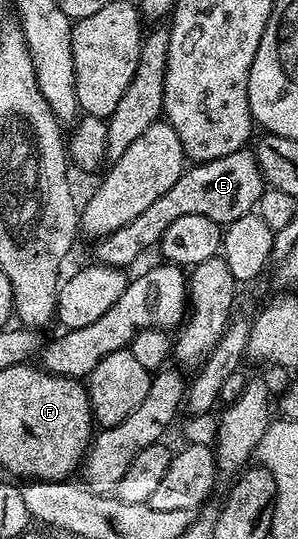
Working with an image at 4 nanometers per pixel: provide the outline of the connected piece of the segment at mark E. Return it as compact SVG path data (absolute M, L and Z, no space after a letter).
M244 148L233 152L229 156L221 156L217 160L196 162L184 169L183 175L165 192L165 196L157 196L137 220L129 220L112 234L98 239L95 245L96 263L105 266L127 268L130 262L135 262L142 256L143 250L158 247L165 236L165 228L173 224L181 216L209 216L209 220L226 224L237 220L241 216L252 213L265 189L263 172L259 161L250 149Z

